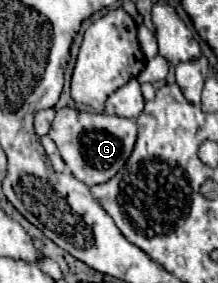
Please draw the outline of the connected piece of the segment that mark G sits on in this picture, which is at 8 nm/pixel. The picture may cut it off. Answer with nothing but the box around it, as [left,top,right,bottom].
[50,108,136,186]

